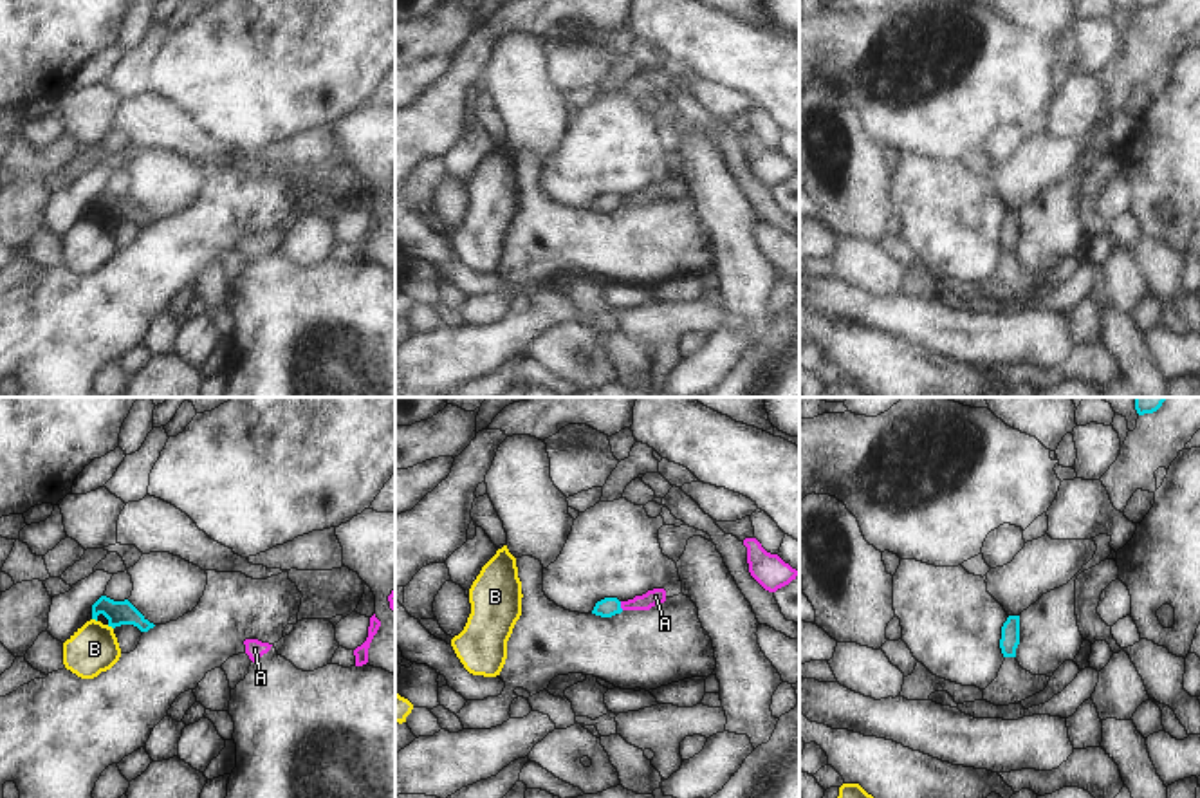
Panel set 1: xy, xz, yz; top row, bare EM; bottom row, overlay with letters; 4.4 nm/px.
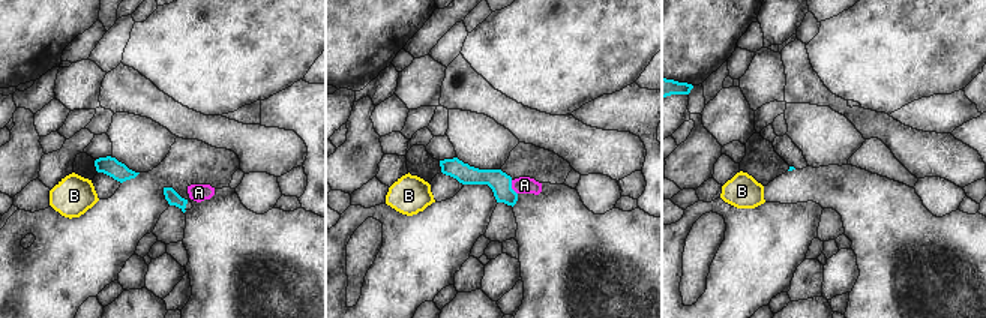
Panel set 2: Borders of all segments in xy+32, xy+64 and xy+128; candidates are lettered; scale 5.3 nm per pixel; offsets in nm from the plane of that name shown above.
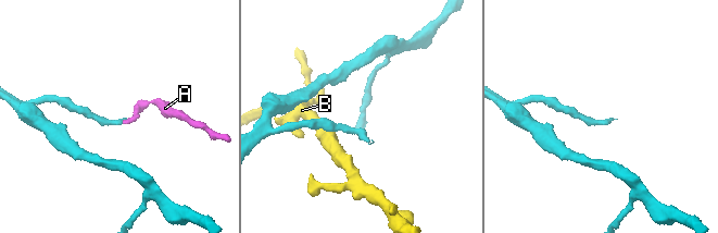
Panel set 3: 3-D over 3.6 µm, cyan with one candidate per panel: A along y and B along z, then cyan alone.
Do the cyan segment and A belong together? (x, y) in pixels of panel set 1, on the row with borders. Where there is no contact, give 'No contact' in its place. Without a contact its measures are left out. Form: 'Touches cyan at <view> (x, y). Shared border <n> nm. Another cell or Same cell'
Touches cyan at xz (619, 605). Shared border 40 nm. Another cell.

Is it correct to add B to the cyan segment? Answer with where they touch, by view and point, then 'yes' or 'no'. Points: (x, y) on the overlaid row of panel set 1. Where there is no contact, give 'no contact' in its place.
xy (110, 625) | no

